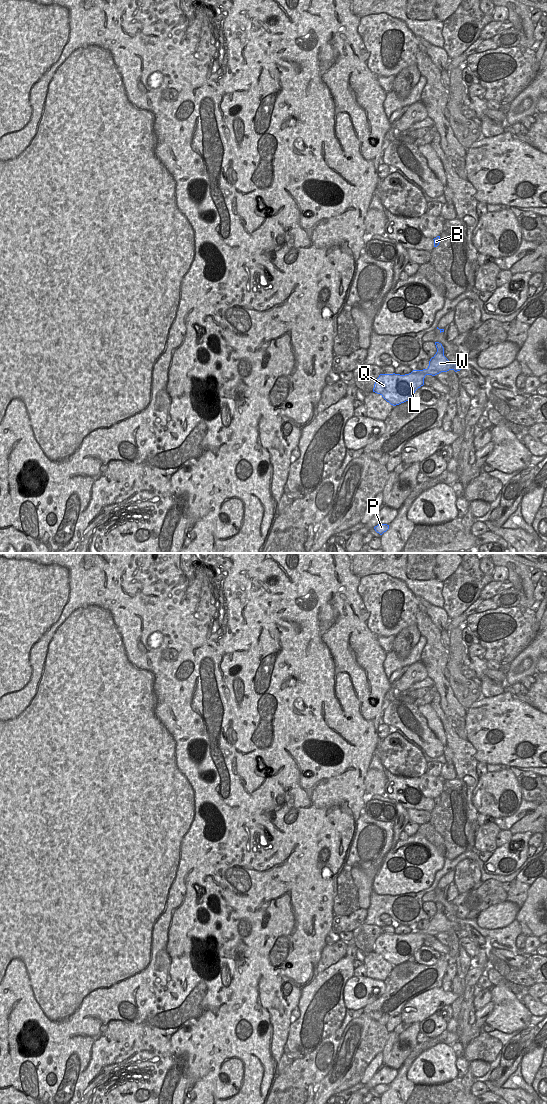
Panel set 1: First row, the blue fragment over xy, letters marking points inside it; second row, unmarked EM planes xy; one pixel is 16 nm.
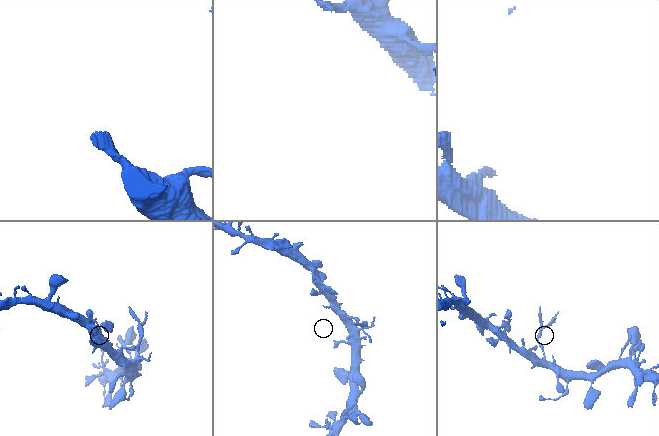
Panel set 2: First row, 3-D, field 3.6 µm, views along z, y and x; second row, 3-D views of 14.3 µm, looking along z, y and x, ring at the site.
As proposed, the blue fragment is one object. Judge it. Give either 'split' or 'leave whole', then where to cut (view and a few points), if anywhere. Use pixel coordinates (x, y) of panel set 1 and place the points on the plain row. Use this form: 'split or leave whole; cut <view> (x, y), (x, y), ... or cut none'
split; cut xy (426, 929), (431, 934)

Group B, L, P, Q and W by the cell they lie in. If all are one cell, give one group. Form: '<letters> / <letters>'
B W / L P Q

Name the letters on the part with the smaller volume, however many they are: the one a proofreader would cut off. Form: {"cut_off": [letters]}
{"cut_off": ["B", "W"]}

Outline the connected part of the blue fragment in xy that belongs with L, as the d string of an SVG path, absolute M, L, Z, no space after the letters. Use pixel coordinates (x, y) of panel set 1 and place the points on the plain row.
M427 929L413 930L409 934L380 934L375 940L373 952L380 954L391 965L396 966L413 958L415 951L424 945L424 938L426 935L431 935Z

